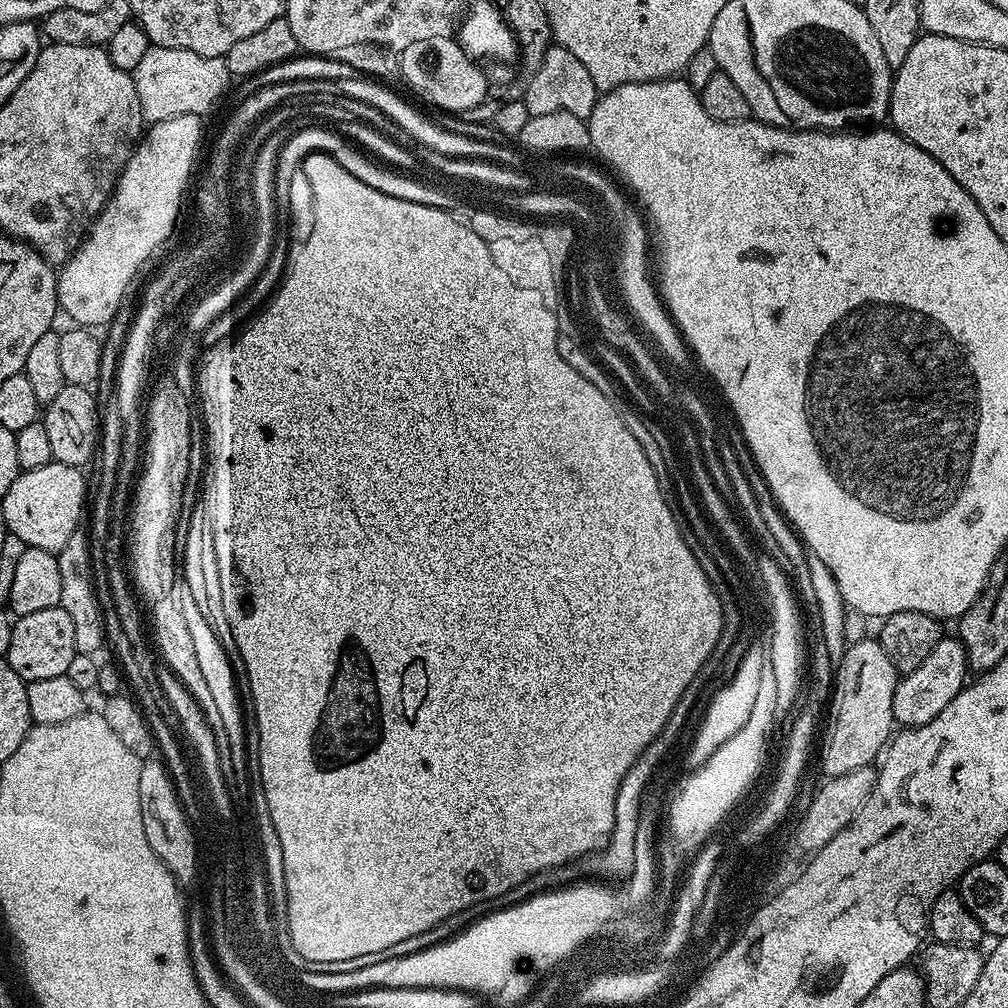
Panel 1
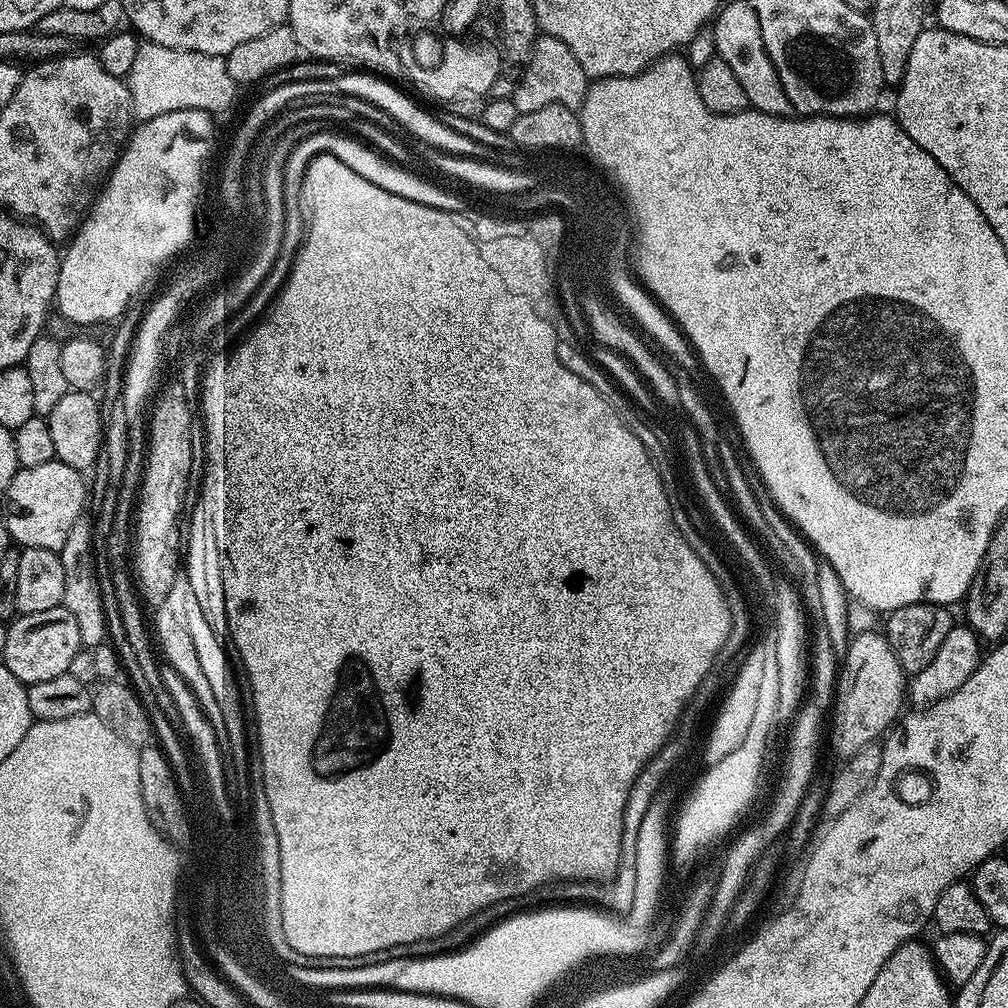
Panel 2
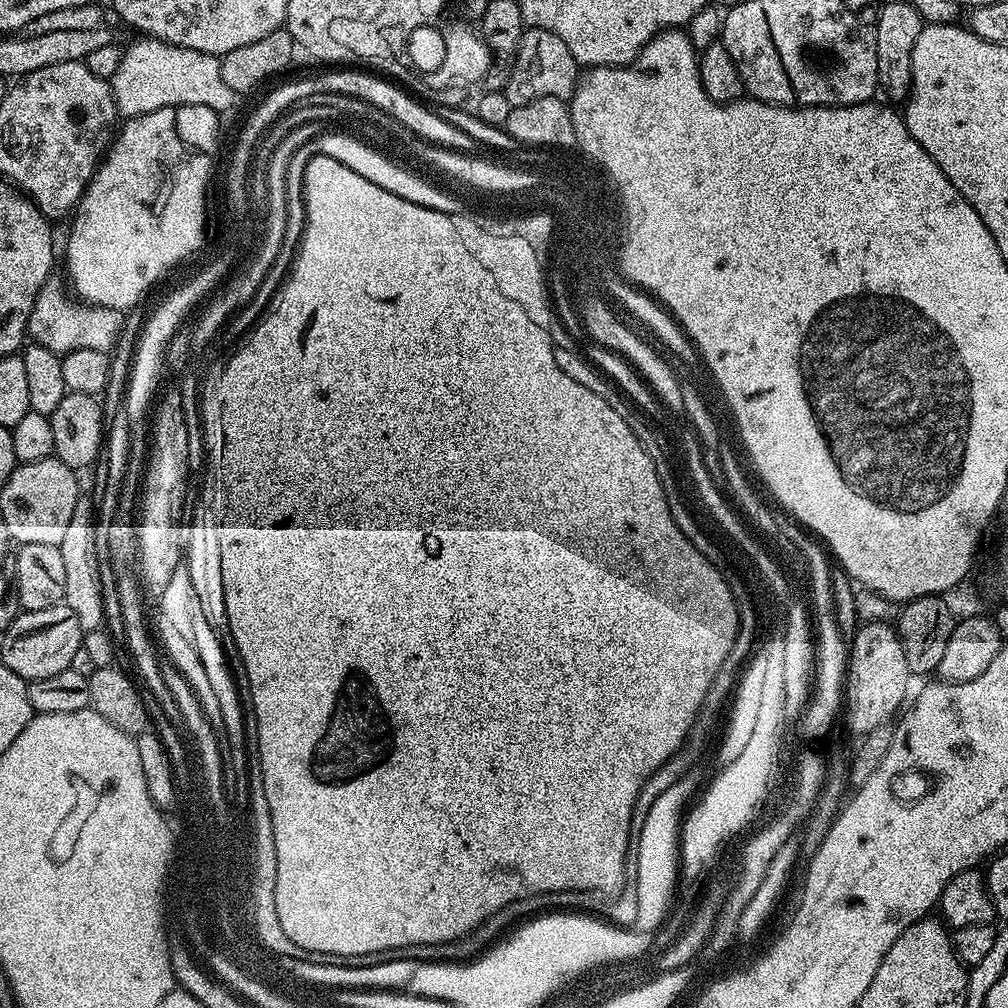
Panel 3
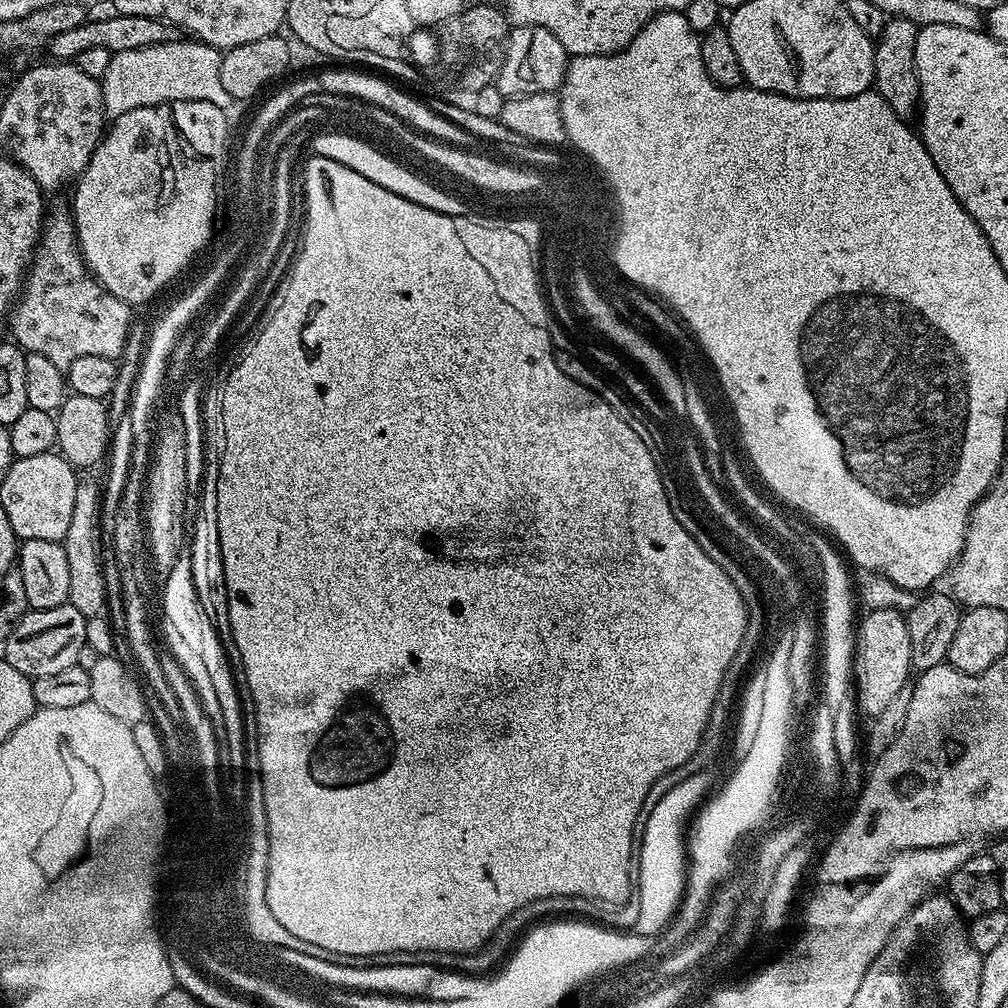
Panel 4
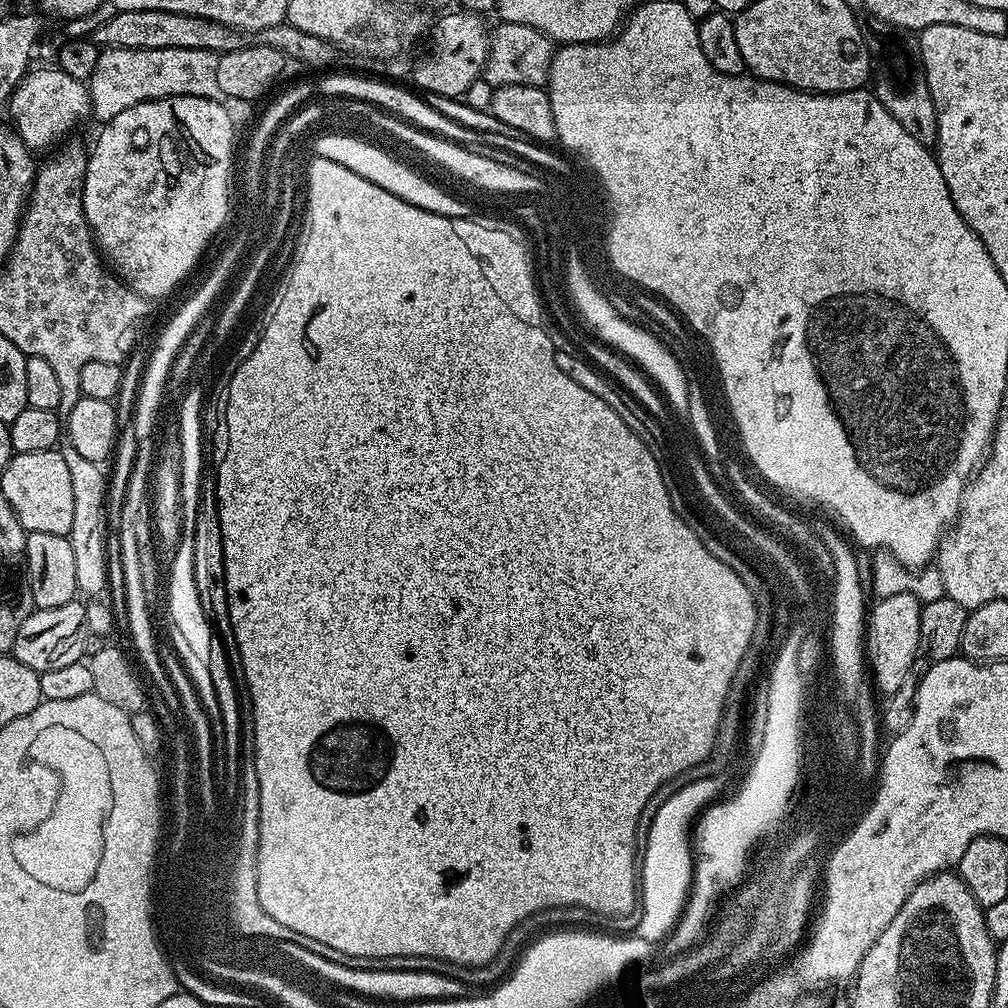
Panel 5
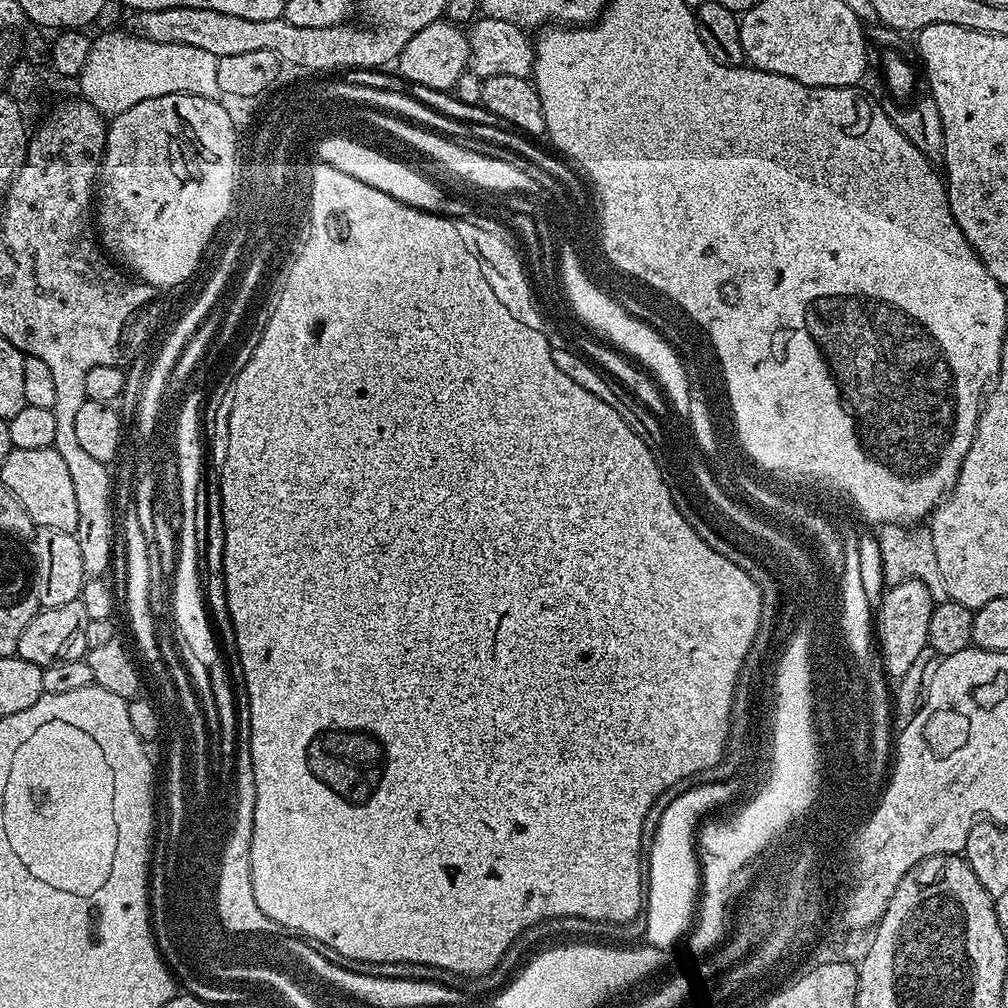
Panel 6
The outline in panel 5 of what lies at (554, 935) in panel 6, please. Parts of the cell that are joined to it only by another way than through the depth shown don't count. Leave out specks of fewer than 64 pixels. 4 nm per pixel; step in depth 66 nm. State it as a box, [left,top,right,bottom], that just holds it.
[299,906,638,990]

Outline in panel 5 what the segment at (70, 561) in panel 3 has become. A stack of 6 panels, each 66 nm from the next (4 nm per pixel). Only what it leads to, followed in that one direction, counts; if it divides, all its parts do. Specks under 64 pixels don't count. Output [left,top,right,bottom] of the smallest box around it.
[63,447,109,598]

